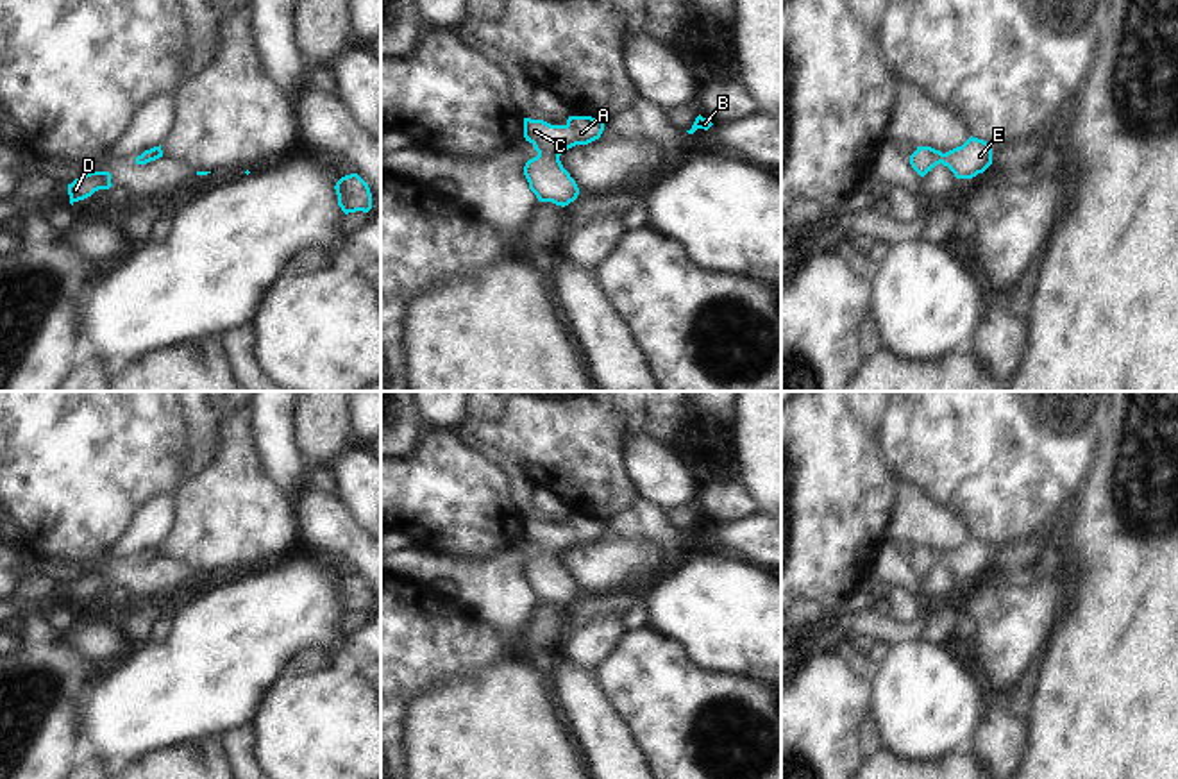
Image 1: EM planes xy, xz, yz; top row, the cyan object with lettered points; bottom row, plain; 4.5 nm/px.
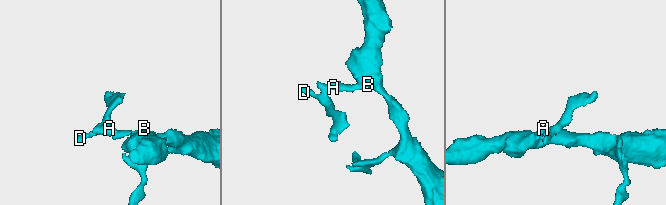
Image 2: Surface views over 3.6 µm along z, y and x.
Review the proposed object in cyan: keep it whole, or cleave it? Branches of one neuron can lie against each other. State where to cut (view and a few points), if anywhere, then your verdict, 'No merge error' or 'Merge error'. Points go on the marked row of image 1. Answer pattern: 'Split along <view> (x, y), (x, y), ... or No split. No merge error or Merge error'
No split. No merge error.

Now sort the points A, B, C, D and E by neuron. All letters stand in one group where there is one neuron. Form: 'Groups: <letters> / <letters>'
Groups: A B C D E.

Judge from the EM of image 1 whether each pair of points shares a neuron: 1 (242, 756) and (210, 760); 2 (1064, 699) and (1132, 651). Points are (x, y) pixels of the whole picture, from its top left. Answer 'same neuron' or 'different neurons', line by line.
1: different neurons
2: same neuron

